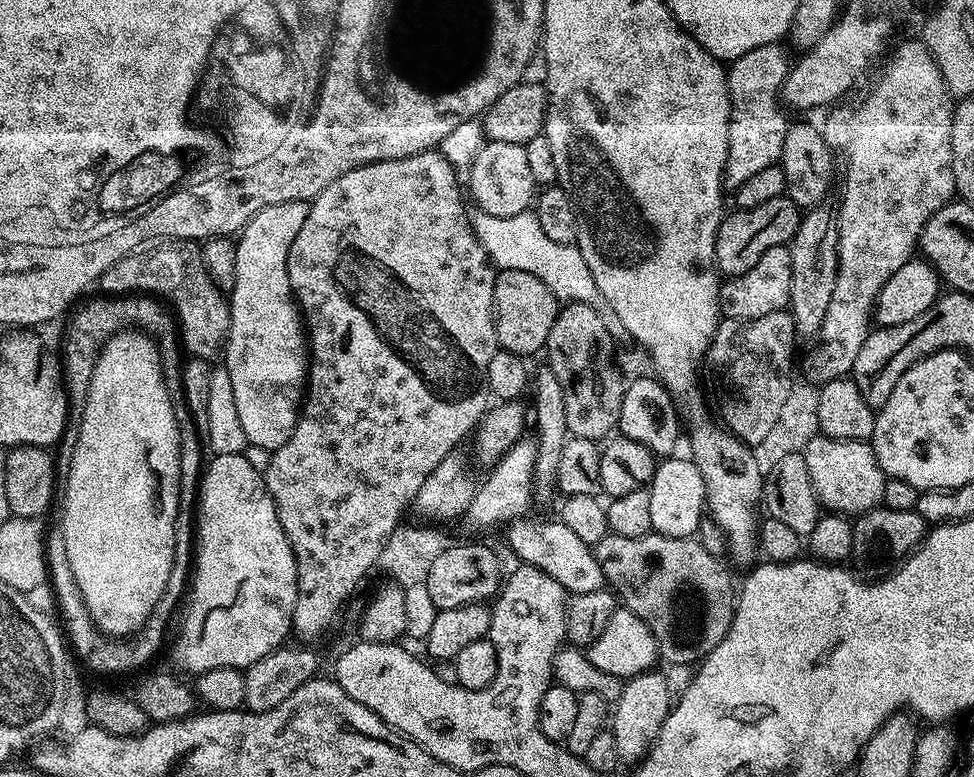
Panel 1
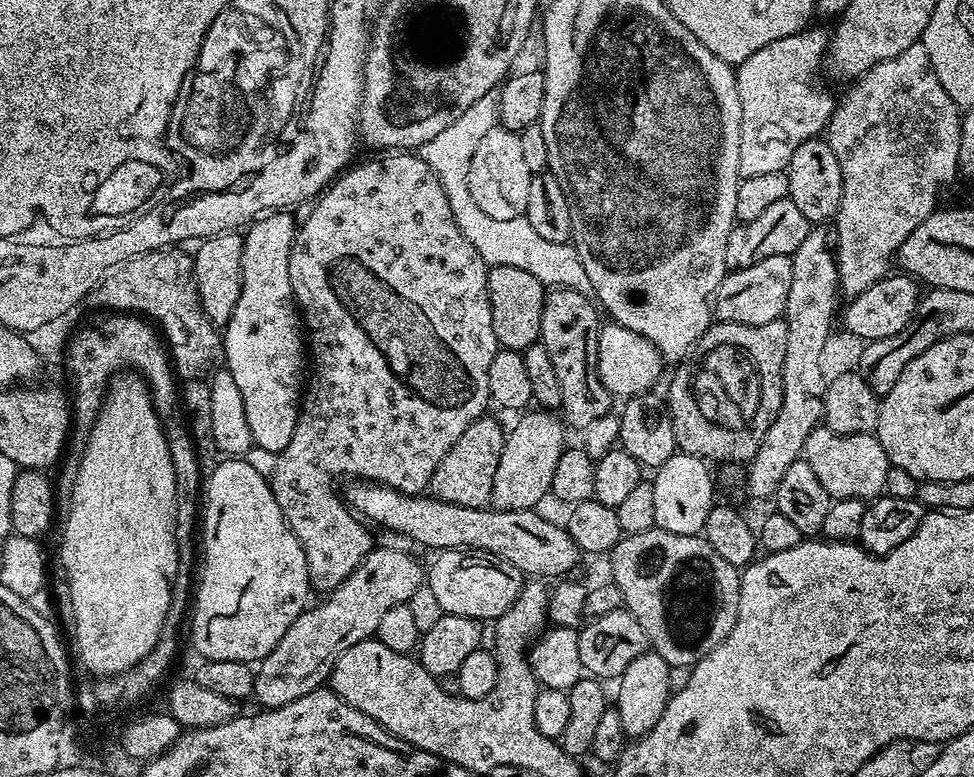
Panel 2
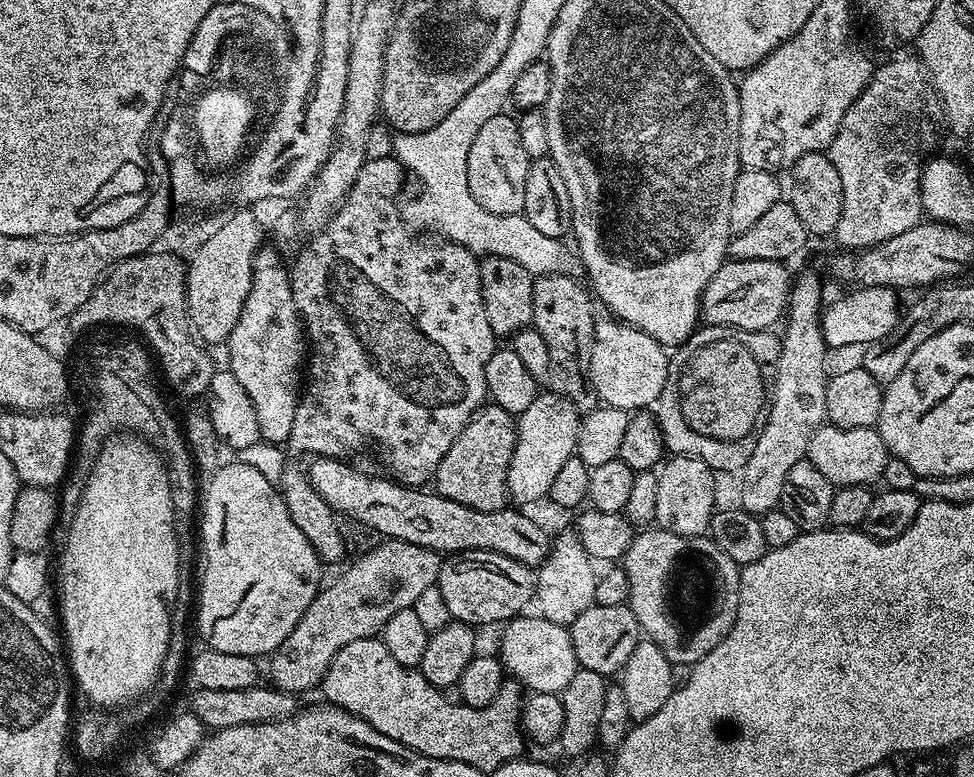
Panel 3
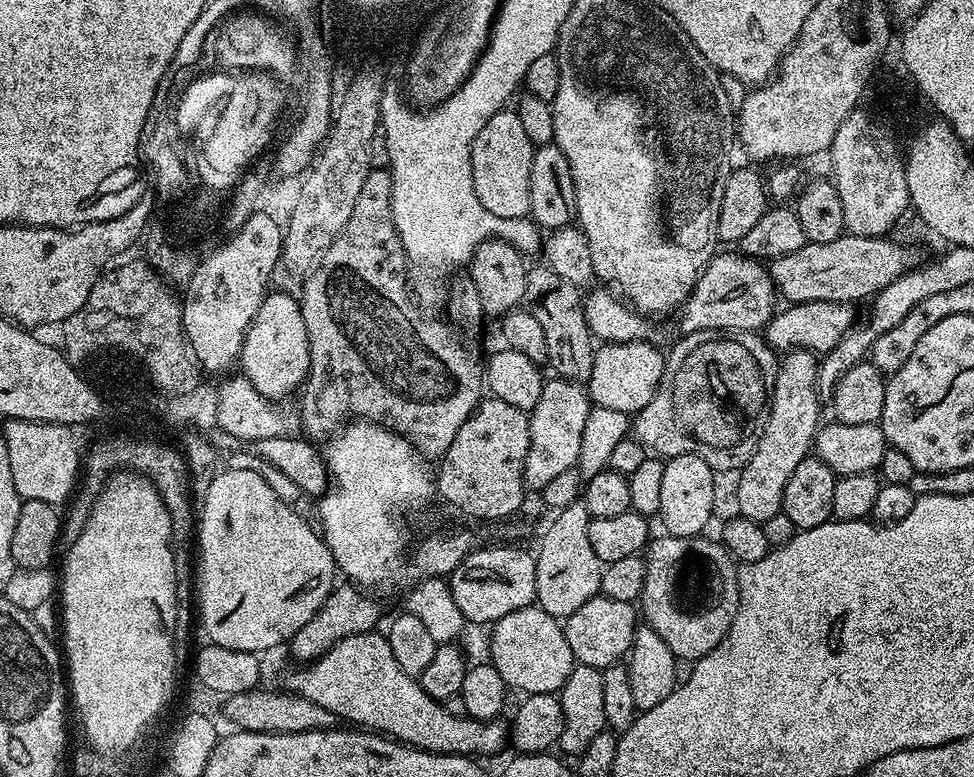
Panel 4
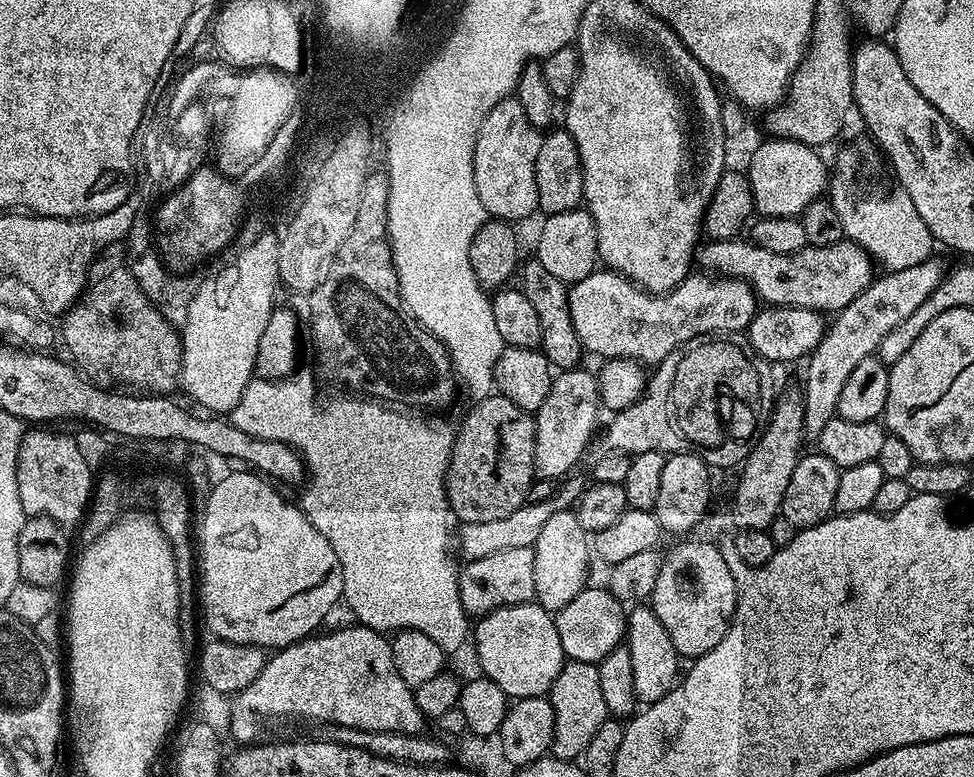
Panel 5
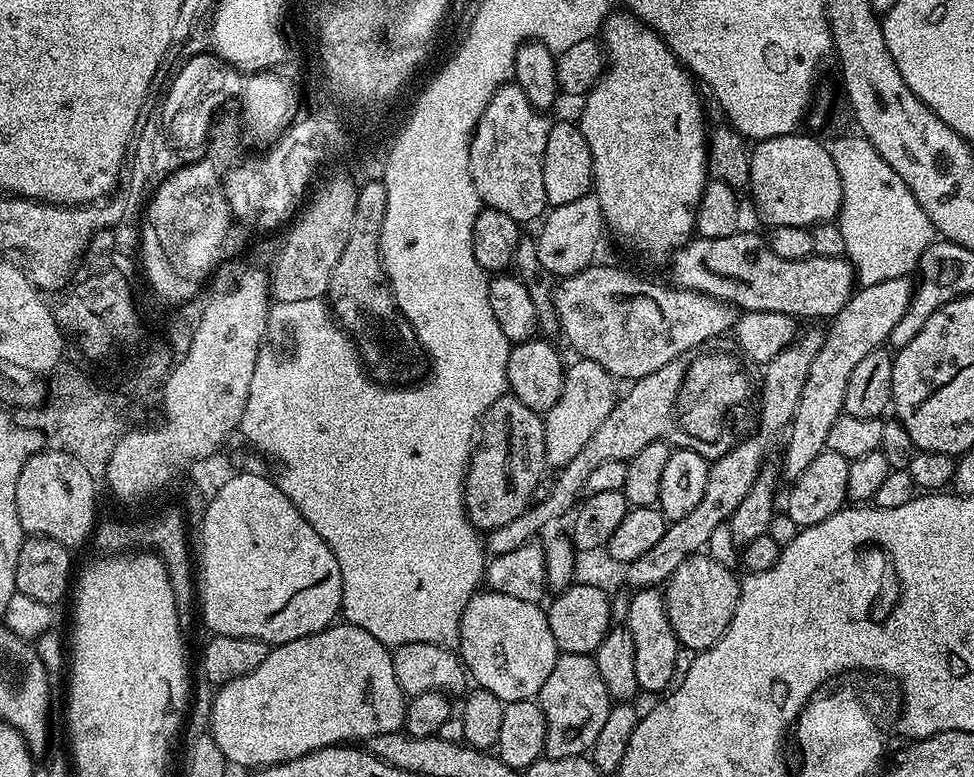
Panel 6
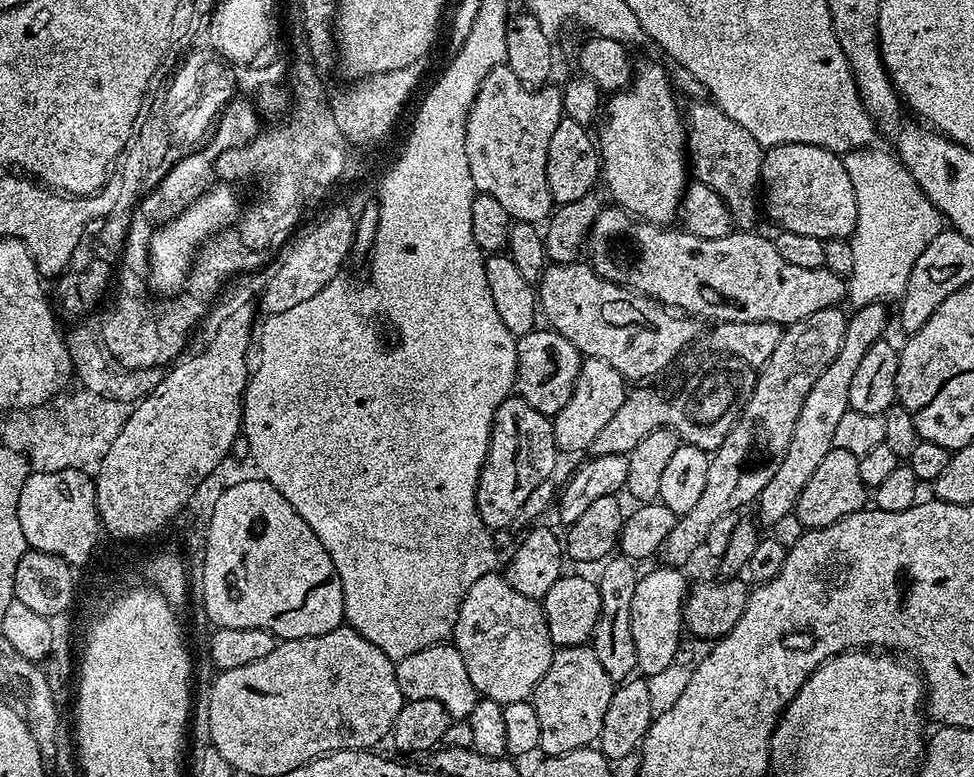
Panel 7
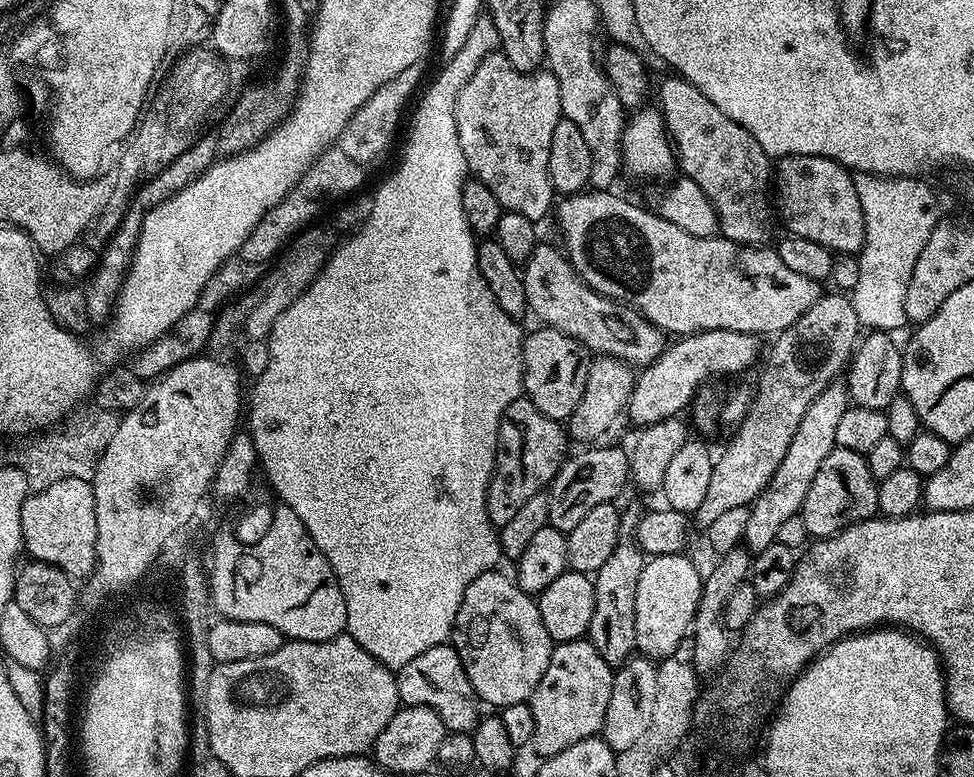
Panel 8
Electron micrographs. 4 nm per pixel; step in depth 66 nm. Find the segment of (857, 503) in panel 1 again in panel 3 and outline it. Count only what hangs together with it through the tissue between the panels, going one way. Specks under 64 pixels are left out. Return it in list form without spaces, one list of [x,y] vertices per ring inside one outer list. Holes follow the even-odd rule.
[[[825,422],[820,425],[818,430],[814,430],[814,438],[810,438],[810,446],[806,459],[836,488],[845,488],[846,486],[858,486],[859,484],[875,485],[884,475],[884,467],[890,459],[888,447],[882,442],[879,431],[876,428],[867,428],[866,426],[854,426],[853,428],[843,428],[831,422]]]

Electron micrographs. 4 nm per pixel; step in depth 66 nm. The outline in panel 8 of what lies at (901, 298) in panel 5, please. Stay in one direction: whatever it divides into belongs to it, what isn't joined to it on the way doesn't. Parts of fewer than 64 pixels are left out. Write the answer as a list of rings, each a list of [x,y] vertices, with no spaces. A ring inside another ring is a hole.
[[[833,382],[810,402],[810,410],[802,414],[802,422],[798,422],[798,430],[790,442],[790,450],[786,450],[786,458],[774,470],[770,482],[763,488],[760,495],[752,501],[748,512],[743,547],[755,554],[766,550],[766,546],[777,543],[778,530],[789,517],[800,514],[802,502],[806,502],[806,493],[810,490],[810,482],[814,482],[814,474],[818,474],[818,466],[826,462],[826,454],[835,450],[836,435],[842,414],[850,407],[848,385],[844,382]]]

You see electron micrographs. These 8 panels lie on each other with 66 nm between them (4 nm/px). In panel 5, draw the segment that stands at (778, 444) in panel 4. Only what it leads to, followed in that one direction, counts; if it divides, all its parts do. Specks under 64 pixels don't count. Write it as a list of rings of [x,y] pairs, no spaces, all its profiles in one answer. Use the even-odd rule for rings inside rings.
[[[799,391],[784,392],[780,398],[778,396],[771,415],[763,425],[760,439],[752,447],[751,454],[742,465],[744,477],[737,482],[736,493],[732,496],[732,520],[737,524],[735,527],[742,532],[766,530],[774,518],[780,515],[786,485],[790,482],[790,474],[794,474],[794,466],[798,466],[800,461],[800,447],[806,443],[804,402]]]

